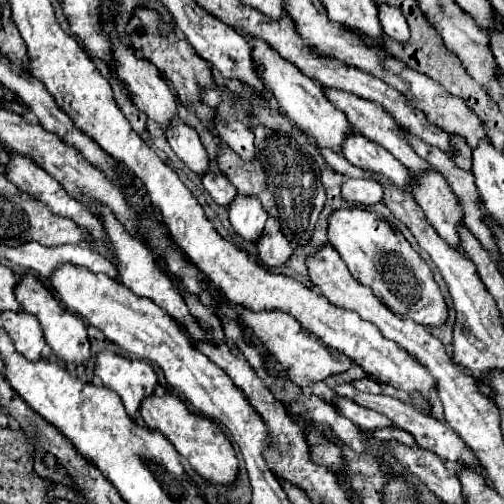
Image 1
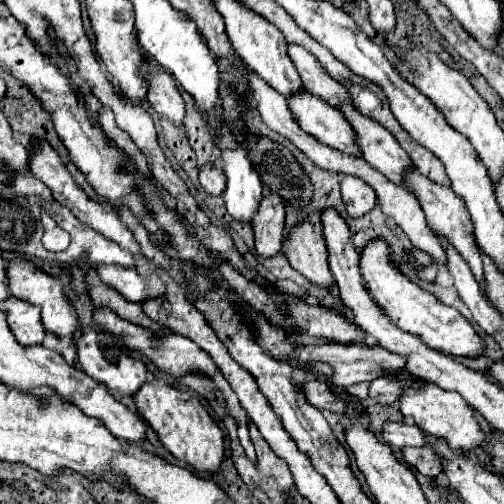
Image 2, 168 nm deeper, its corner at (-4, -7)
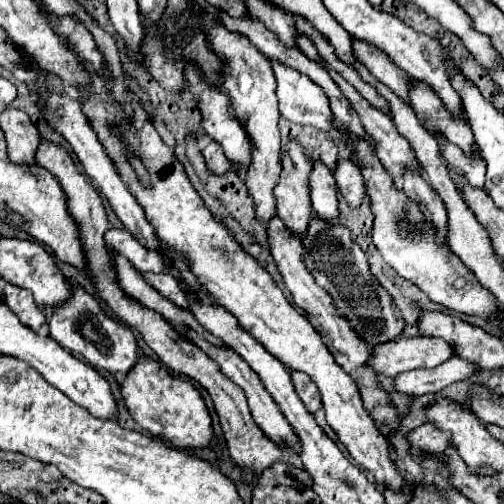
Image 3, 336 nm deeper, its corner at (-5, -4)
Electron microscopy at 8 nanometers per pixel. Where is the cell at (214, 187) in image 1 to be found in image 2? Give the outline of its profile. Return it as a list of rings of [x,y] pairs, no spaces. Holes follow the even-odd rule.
[[[203,164],[199,166],[199,184],[207,194],[221,196],[223,194],[223,184],[225,184],[225,174],[217,164]]]

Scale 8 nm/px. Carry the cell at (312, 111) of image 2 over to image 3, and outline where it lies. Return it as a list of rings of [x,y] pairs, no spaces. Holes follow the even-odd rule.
[[[272,61],[272,69],[278,81],[276,95],[282,117],[298,125],[312,125],[324,133],[334,133],[334,115],[324,91],[306,75],[282,63]]]

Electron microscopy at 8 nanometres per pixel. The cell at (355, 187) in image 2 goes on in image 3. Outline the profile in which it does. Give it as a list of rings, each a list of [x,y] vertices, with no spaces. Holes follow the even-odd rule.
[[[340,159],[334,177],[336,177],[338,189],[344,195],[344,199],[348,201],[348,205],[356,207],[356,205],[360,205],[360,201],[364,201],[366,181],[364,181],[364,177],[362,177],[362,173],[354,161]]]

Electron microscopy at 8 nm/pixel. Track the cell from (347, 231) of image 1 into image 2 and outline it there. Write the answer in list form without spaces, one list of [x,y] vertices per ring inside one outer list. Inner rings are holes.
[[[371,244],[367,252],[361,252],[359,262],[361,276],[365,278],[373,300],[385,310],[391,320],[395,320],[401,330],[419,336],[429,348],[439,350],[447,356],[477,358],[485,352],[485,342],[477,336],[467,318],[463,318],[455,308],[441,304],[433,294],[421,290],[407,276],[395,270],[393,264],[387,262],[387,244]]]

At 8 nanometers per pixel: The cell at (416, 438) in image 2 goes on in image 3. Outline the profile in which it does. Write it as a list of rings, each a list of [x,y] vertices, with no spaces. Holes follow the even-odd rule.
[[[424,423],[418,429],[410,431],[406,435],[406,441],[408,441],[408,445],[414,453],[418,453],[418,451],[422,451],[422,453],[442,453],[450,447],[450,435],[436,429],[430,423]]]

